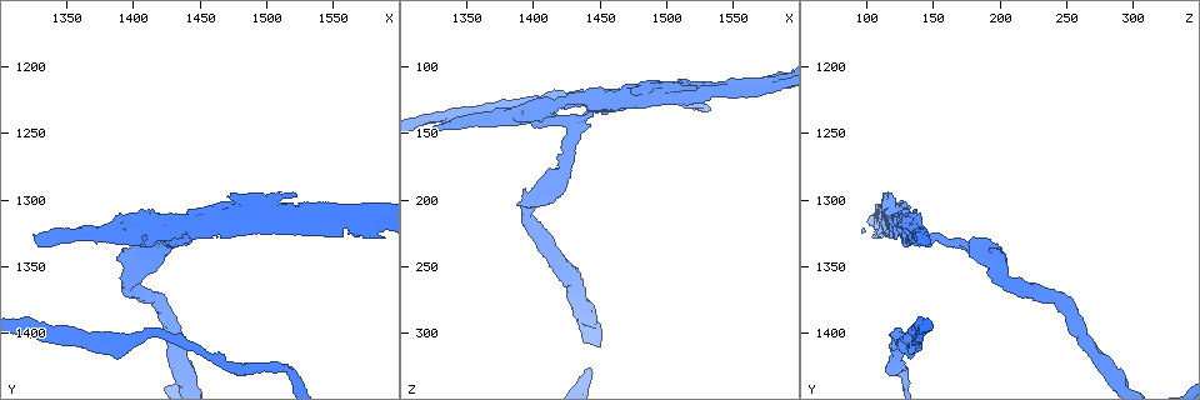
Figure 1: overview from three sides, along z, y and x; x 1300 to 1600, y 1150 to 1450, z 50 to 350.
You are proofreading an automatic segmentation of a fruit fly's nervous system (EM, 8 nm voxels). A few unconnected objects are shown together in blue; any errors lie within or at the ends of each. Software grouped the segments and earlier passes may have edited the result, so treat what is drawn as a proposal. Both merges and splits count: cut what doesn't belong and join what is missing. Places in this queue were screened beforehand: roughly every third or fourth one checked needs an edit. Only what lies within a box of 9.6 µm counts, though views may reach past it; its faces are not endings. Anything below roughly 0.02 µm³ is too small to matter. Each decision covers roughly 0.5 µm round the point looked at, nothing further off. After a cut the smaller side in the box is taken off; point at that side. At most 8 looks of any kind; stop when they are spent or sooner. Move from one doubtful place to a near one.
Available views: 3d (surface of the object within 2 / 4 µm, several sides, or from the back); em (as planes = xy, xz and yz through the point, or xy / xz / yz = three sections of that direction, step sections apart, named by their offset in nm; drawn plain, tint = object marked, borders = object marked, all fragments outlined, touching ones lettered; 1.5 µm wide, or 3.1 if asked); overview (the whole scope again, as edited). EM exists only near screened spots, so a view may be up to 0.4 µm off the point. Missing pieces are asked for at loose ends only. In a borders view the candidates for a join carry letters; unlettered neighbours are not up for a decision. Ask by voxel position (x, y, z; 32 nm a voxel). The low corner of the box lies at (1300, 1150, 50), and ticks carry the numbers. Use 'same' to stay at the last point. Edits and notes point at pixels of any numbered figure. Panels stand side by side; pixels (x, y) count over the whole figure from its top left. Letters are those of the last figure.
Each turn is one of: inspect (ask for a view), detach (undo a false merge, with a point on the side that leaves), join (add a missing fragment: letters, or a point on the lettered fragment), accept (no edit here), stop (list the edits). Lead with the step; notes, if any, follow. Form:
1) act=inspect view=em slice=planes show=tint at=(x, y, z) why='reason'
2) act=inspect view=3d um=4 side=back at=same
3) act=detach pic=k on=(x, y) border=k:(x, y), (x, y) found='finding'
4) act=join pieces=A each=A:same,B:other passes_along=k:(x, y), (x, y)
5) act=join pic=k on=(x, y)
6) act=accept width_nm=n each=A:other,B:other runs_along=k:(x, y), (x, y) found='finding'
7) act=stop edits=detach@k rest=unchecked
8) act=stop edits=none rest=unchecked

act=inspect view=3d um=2 side=back at=(1434, 1332, 144) why='abrupt turn'

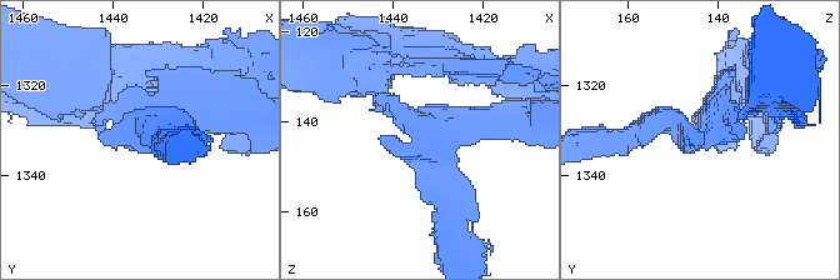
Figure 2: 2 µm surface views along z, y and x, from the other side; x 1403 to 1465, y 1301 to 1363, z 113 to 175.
act=inspect view=em slice=planes show=plain at=(1432, 1330, 143) arms=3 arm_widths_nm=200,200,240

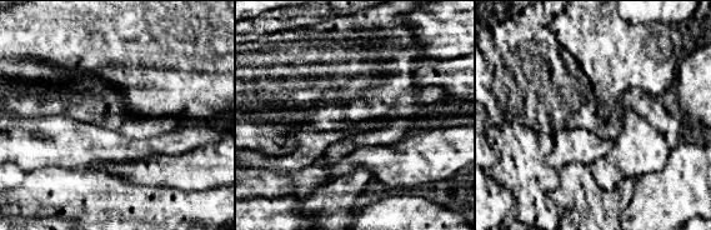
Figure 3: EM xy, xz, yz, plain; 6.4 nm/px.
act=inspect view=em slice=planes show=borders at=same

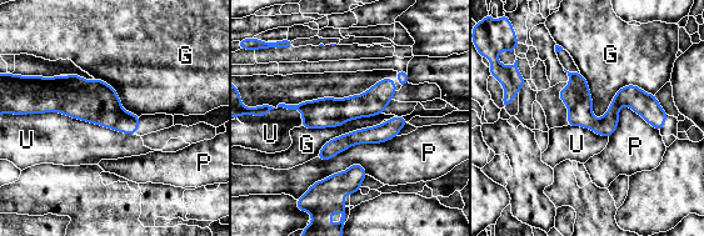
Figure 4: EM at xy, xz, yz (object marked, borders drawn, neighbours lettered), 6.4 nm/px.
act=accept width_nm=180 each=G:other,P:other,U:other found='continuous, no second neuron'

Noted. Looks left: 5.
act=inspect view=em slice=planes show=tint at=(1412, 1342, 194) why='calibre changes'

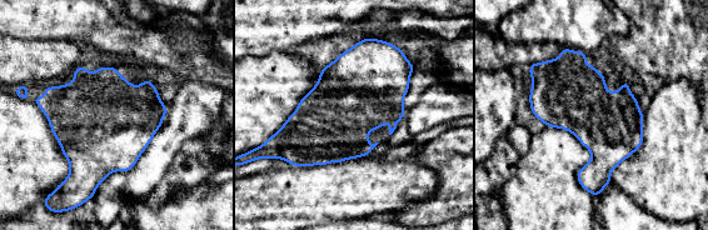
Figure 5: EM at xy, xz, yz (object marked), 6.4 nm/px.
act=inspect view=em slice=planes show=borders at=same why='what lies round it'

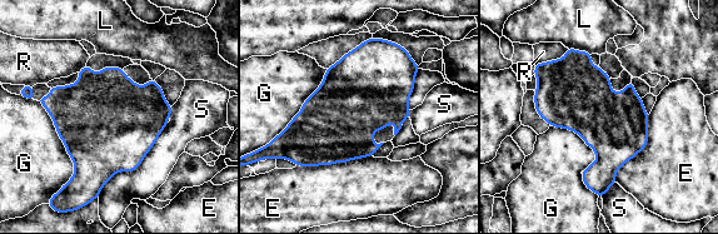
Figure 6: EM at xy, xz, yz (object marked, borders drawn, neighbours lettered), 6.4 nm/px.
act=accept each=E:other,G:other,L:other,R:other,S:other border=6:(35, 100), (74, 162), (66, 183) found='one neuron here'

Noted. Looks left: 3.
act=inspect view=em slice=planes show=borders at=(1514, 1312, 118) why='branch point'

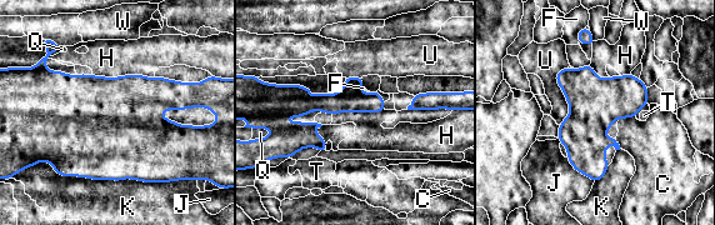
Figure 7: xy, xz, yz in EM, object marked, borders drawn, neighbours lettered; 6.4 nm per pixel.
act=accept width_nm=340 each=C:other,F:other,H:other,J:other,K:other,Q:other,T:other,U:other,W:other border=7:(635, 116), (625, 116), (619, 120) found='continuous, no second neuron'

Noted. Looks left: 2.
act=stop edits=none rest=unchecked

